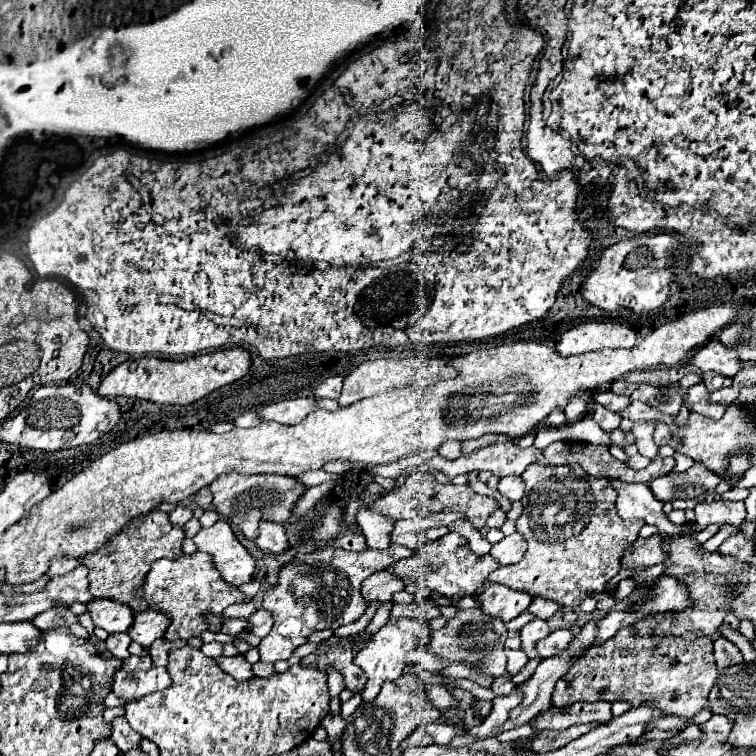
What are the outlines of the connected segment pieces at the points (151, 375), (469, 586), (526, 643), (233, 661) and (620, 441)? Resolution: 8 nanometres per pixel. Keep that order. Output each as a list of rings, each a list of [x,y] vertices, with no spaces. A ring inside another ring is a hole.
[[[245,348],[217,350],[203,356],[191,356],[187,360],[163,360],[163,358],[141,358],[137,368],[129,370],[127,364],[117,366],[99,386],[99,396],[133,396],[157,404],[193,404],[195,400],[211,394],[213,390],[241,380],[251,368],[251,354]]]
[[[449,532],[447,536],[435,540],[435,542],[425,542],[413,556],[403,558],[395,564],[393,572],[397,578],[409,582],[419,582],[427,588],[431,588],[433,592],[451,598],[451,600],[459,600],[463,596],[473,596],[479,590],[479,578],[485,582],[487,576],[499,566],[499,562],[491,556],[491,554],[475,554],[469,548],[469,542],[457,534],[457,532]]]
[[[533,618],[527,626],[521,628],[521,650],[523,652],[533,652],[535,650],[535,644],[543,638],[547,638],[549,634],[549,628],[547,628],[547,622],[541,620],[541,618]]]
[[[221,656],[221,658],[217,658],[217,664],[219,664],[227,674],[231,674],[235,680],[249,680],[249,678],[253,678],[251,664],[245,660],[245,656],[233,656],[233,658]]]
[[[613,430],[611,432],[611,446],[625,448],[627,444],[633,444],[633,434],[623,434],[623,430]]]

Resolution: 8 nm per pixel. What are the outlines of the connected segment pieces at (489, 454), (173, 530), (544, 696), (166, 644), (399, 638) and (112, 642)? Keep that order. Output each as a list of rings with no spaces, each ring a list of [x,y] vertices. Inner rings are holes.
[[[505,440],[505,442],[497,442],[493,446],[485,446],[485,448],[477,448],[469,458],[461,456],[457,460],[447,460],[441,456],[433,456],[429,460],[425,460],[425,464],[429,468],[435,468],[443,474],[447,474],[449,478],[455,478],[459,474],[469,474],[473,470],[489,470],[495,476],[503,478],[507,474],[515,474],[521,476],[521,472],[537,462],[541,458],[541,450],[529,446],[529,448],[519,448],[517,444]]]
[[[151,510],[143,516],[137,516],[135,520],[131,520],[131,524],[127,524],[127,528],[123,528],[123,532],[111,536],[111,540],[99,552],[91,552],[81,558],[81,564],[89,568],[87,578],[91,596],[121,602],[135,614],[147,610],[147,602],[143,600],[143,596],[139,596],[139,590],[143,586],[143,580],[147,578],[149,566],[161,558],[175,560],[175,556],[181,556],[183,538],[183,528],[171,524],[169,514],[161,510]]]
[[[593,620],[593,622],[589,622],[589,624],[585,624],[585,626],[583,626],[581,634],[579,634],[571,644],[569,644],[569,648],[567,648],[563,654],[553,656],[553,658],[547,658],[547,660],[541,660],[541,664],[537,666],[535,674],[533,674],[525,684],[519,684],[519,688],[523,688],[525,698],[523,698],[523,702],[521,702],[515,710],[511,710],[511,712],[509,712],[509,718],[507,718],[507,722],[503,724],[501,732],[503,732],[503,730],[519,728],[519,726],[523,726],[523,724],[531,722],[531,720],[533,720],[533,716],[537,716],[539,712],[543,712],[543,708],[551,708],[551,694],[553,694],[555,682],[557,682],[557,680],[559,680],[559,678],[569,670],[569,666],[573,664],[573,656],[575,656],[579,650],[587,648],[587,644],[591,644],[591,642],[593,642],[595,632],[597,632],[597,626],[595,626],[595,620]]]
[[[155,640],[153,646],[151,646],[151,656],[153,656],[155,666],[165,666],[171,648],[179,648],[179,646],[183,646],[183,644],[187,644],[187,642],[185,642],[185,640],[175,640],[175,642],[169,642],[169,640]]]
[[[401,618],[395,624],[385,624],[361,650],[355,652],[353,662],[367,676],[367,684],[361,690],[363,702],[371,702],[379,694],[379,690],[381,690],[381,686],[383,686],[385,680],[399,678],[407,662],[415,662],[425,672],[431,672],[431,674],[437,674],[439,670],[443,670],[449,664],[449,662],[445,662],[441,658],[435,658],[435,654],[429,654],[429,652],[423,650],[423,646],[429,642],[429,632],[431,630],[429,630],[429,626],[425,622],[411,620],[411,618]]]
[[[109,634],[109,638],[105,640],[105,644],[107,644],[107,650],[115,658],[121,658],[121,660],[129,658],[129,650],[127,650],[127,646],[131,644],[129,634]]]

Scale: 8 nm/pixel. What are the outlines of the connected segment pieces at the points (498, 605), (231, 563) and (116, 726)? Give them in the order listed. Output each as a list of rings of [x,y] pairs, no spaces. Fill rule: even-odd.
[[[491,584],[483,590],[483,594],[477,596],[477,600],[483,604],[483,612],[491,614],[495,618],[501,618],[503,622],[509,622],[523,614],[529,604],[531,596],[527,592],[517,592],[511,588],[505,588],[503,584]]]
[[[219,520],[211,528],[201,528],[195,534],[193,542],[199,552],[211,556],[215,568],[219,568],[219,574],[227,584],[241,586],[253,580],[253,574],[257,572],[257,562],[241,546],[225,520]]]
[[[115,718],[111,724],[113,724],[113,736],[111,736],[111,740],[115,742],[115,746],[121,752],[127,752],[127,750],[133,750],[133,748],[141,746],[141,736],[139,736],[139,732],[135,732],[129,726],[127,718]]]

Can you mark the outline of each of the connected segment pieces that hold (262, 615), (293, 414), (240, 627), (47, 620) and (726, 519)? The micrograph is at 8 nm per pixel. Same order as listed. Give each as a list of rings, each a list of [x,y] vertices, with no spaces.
[[[259,608],[251,618],[249,618],[249,624],[253,628],[253,634],[259,636],[259,638],[265,638],[269,634],[269,630],[273,628],[273,622],[275,618],[271,618],[271,612],[265,612],[263,608]]]
[[[295,398],[295,400],[283,400],[269,404],[259,410],[261,422],[279,422],[283,426],[299,424],[309,412],[313,412],[315,400],[313,398]]]
[[[223,618],[223,632],[225,634],[231,634],[233,638],[245,630],[245,620],[229,620],[229,618]]]
[[[57,604],[55,608],[51,608],[51,610],[33,618],[35,628],[39,628],[41,632],[57,628],[57,626],[71,626],[75,622],[77,622],[77,616],[69,610],[67,604]]]
[[[713,500],[695,506],[695,522],[697,524],[739,524],[745,520],[743,502],[729,500]]]

